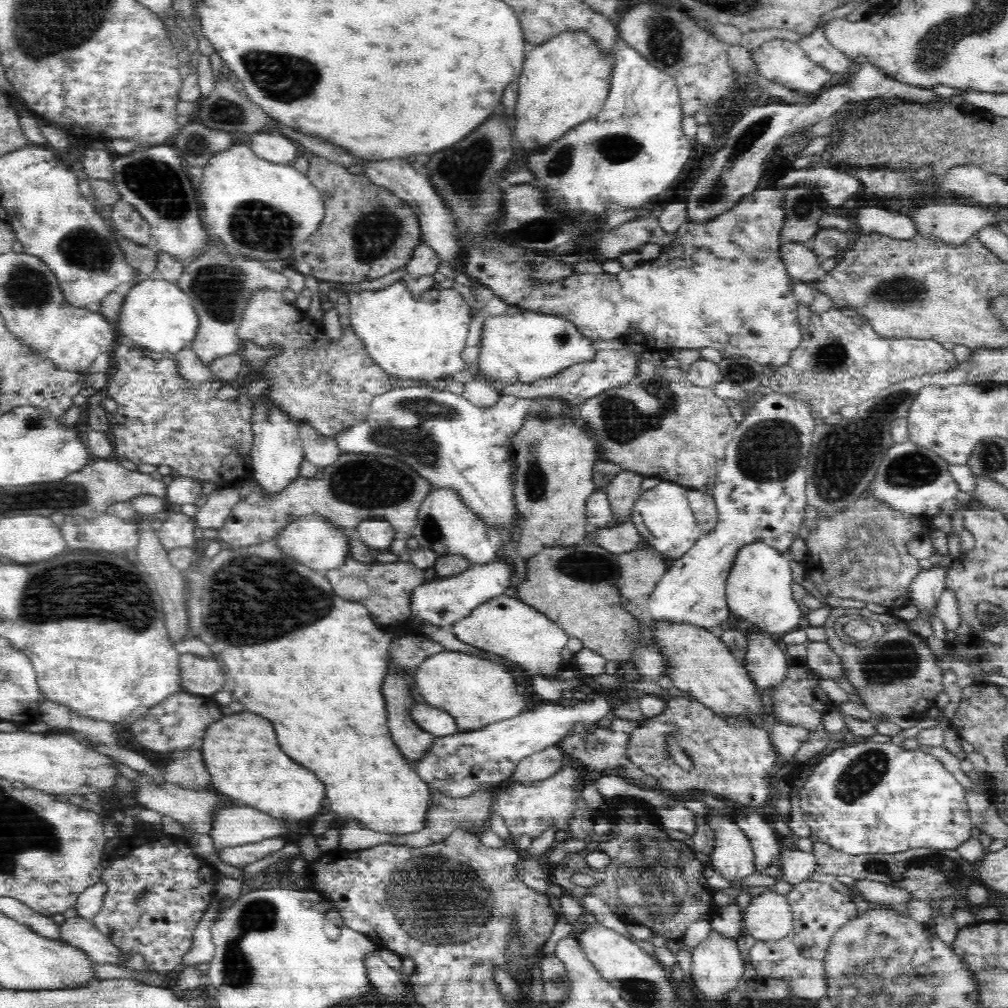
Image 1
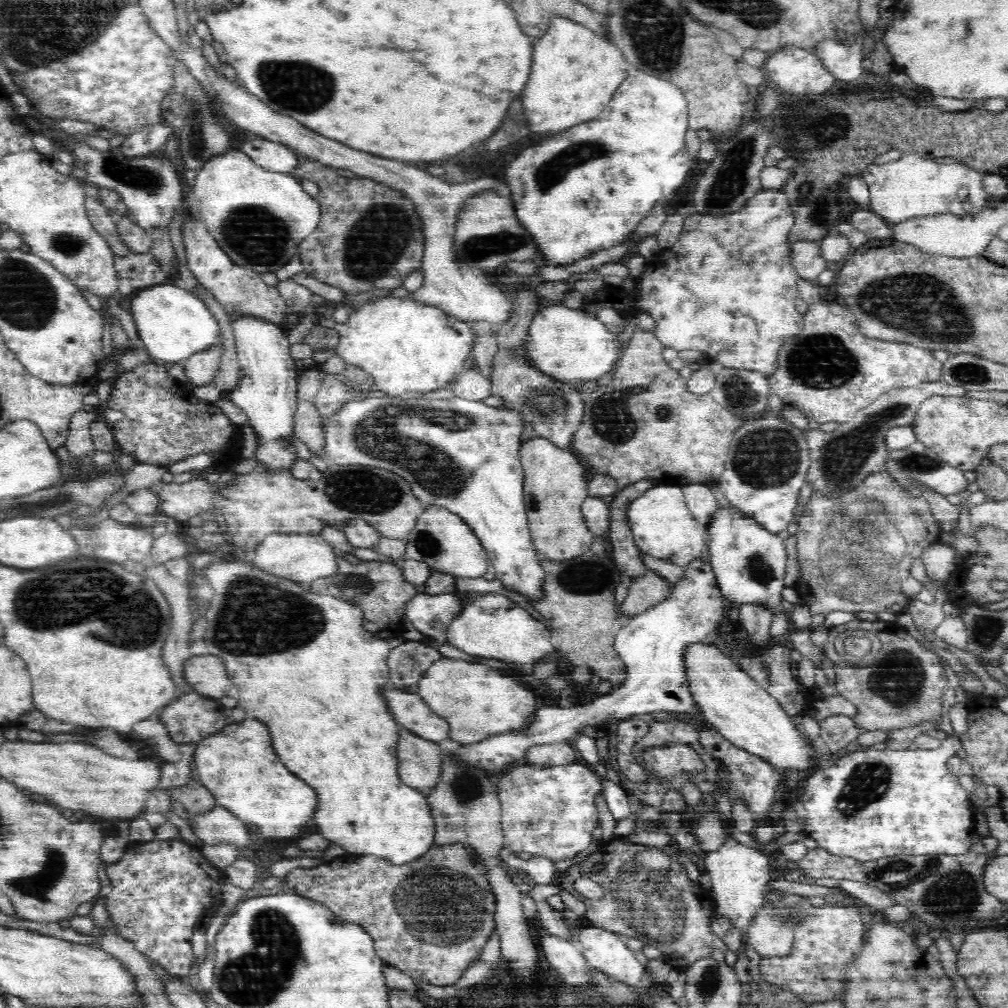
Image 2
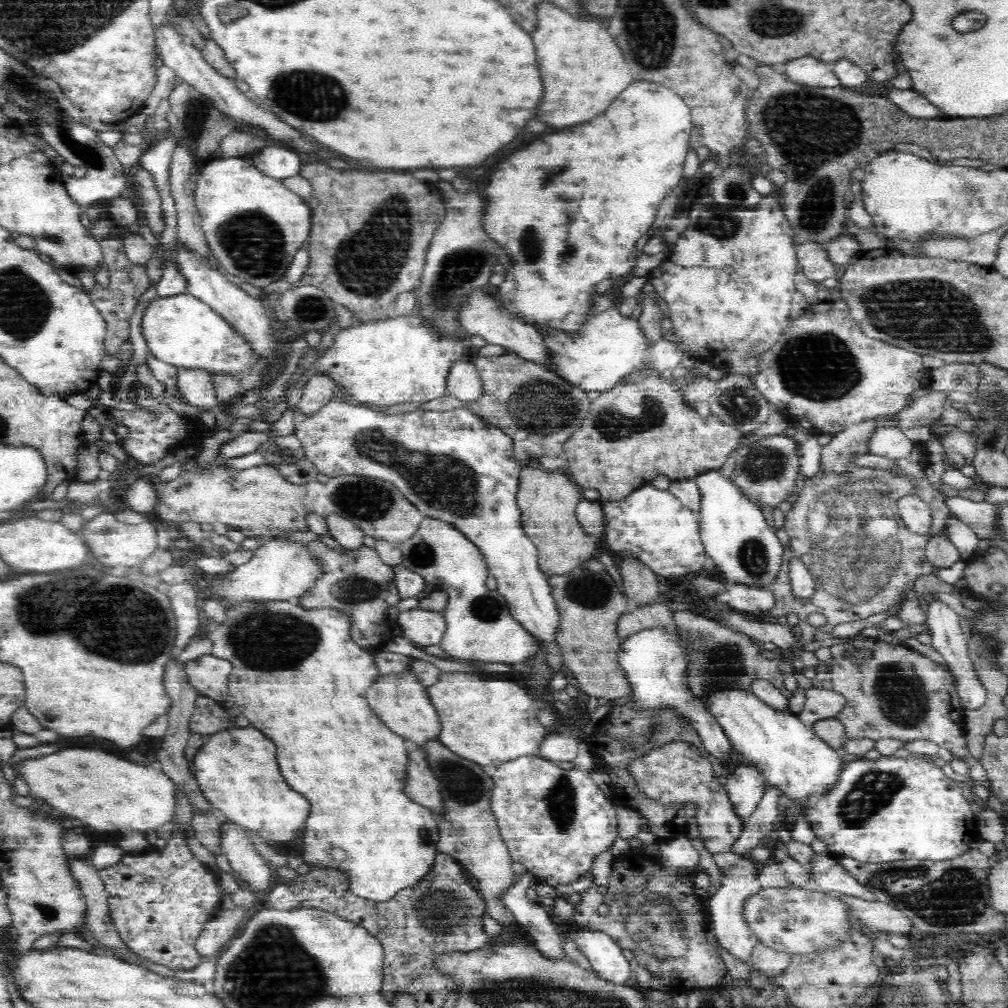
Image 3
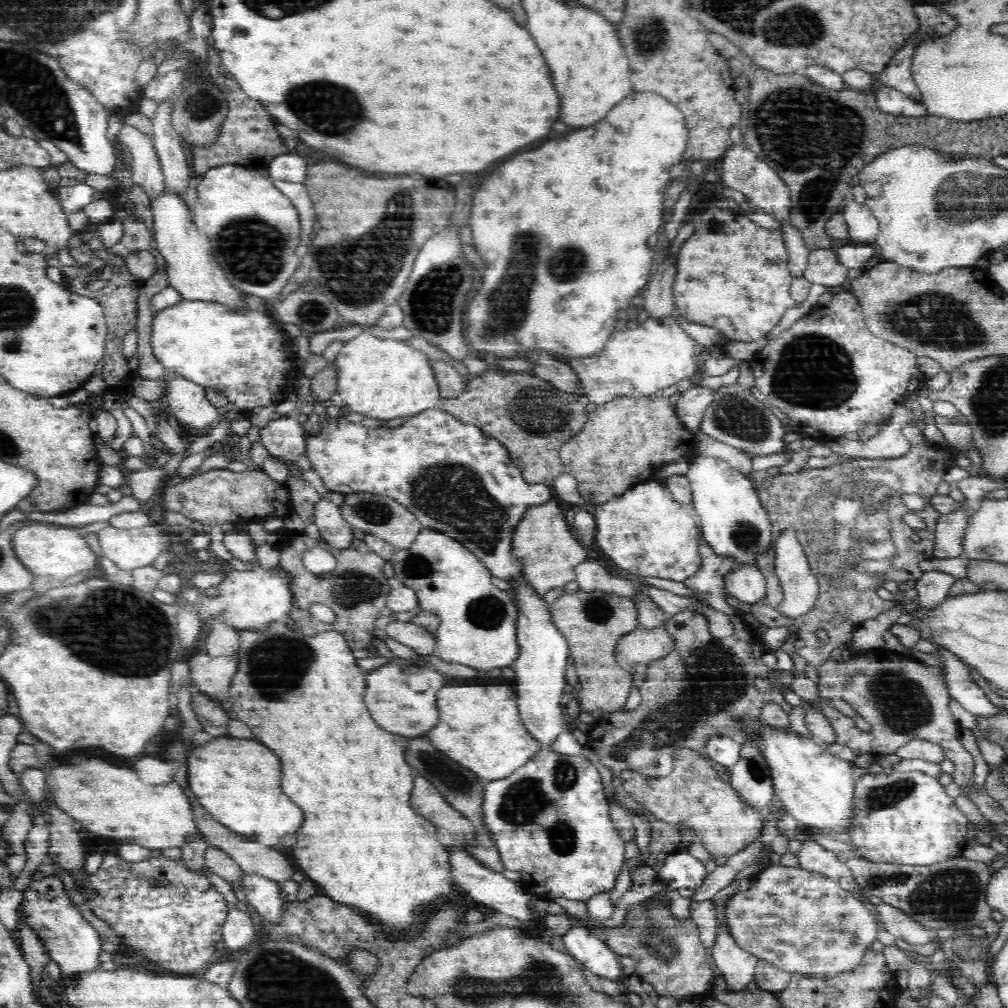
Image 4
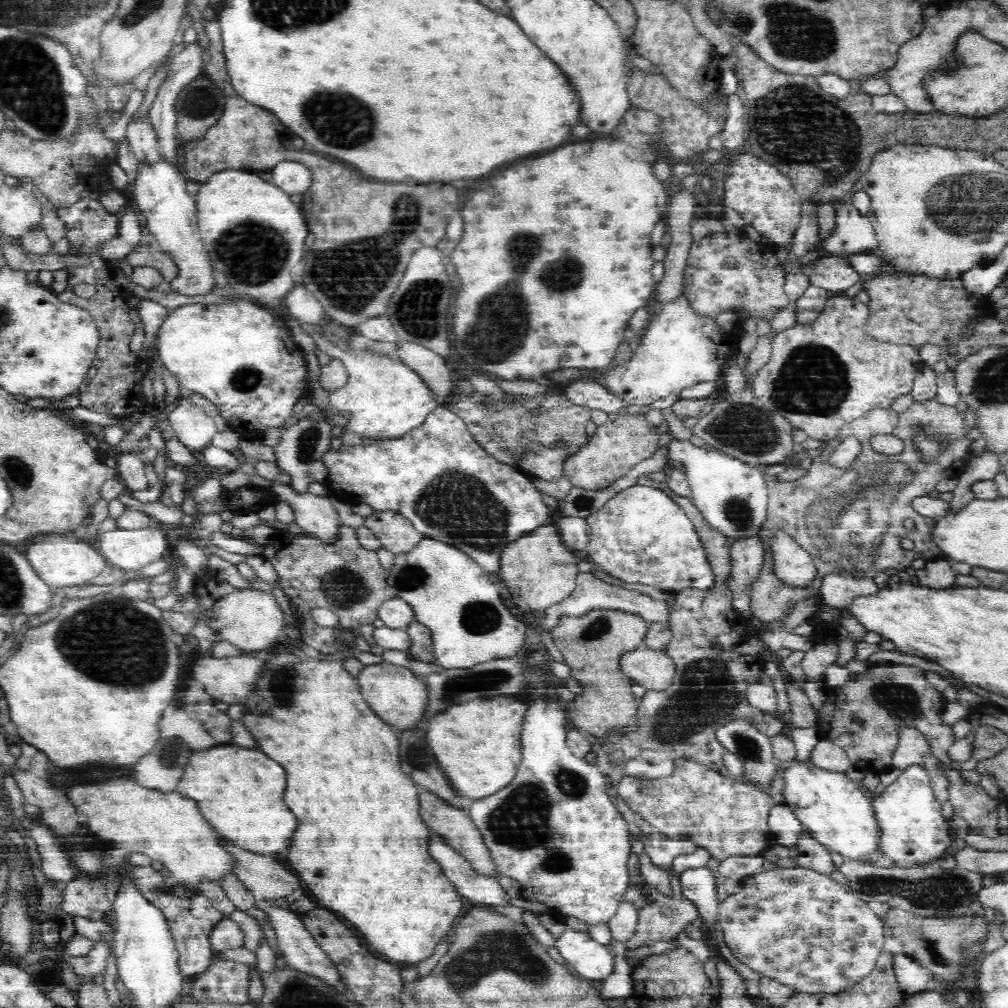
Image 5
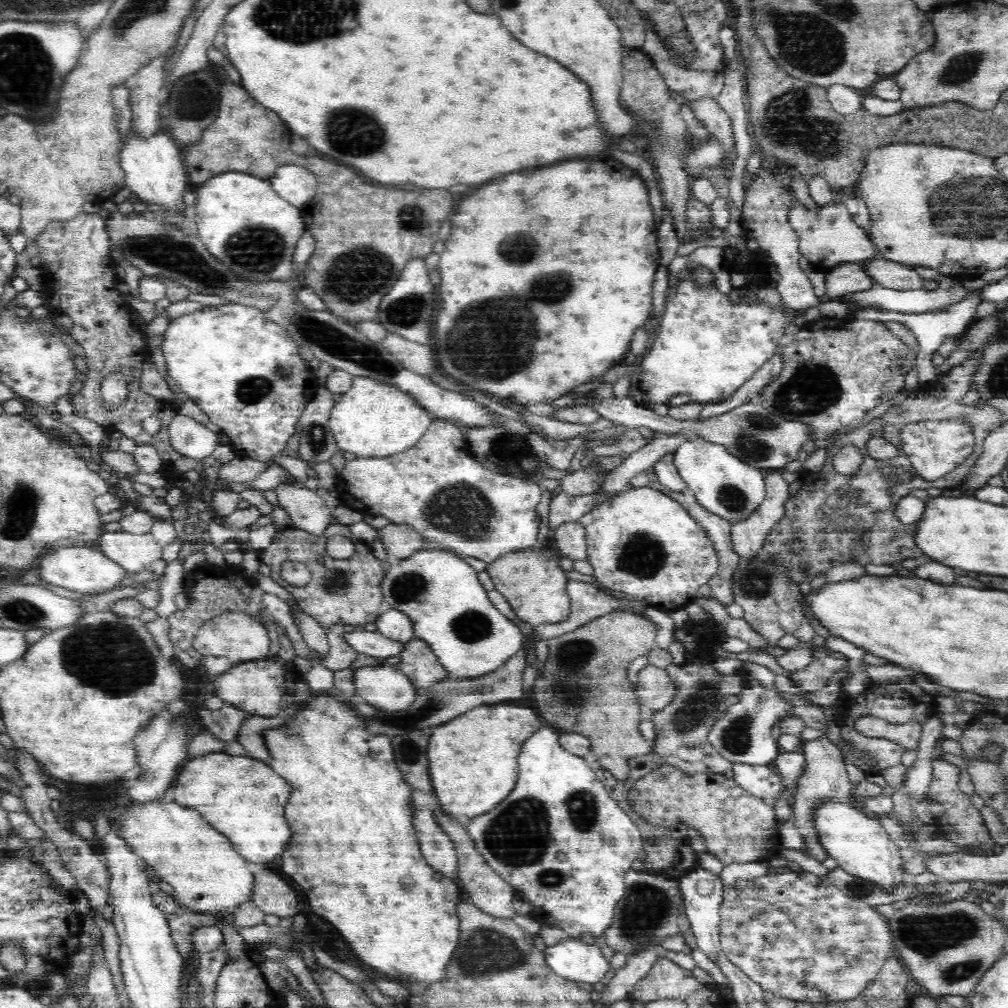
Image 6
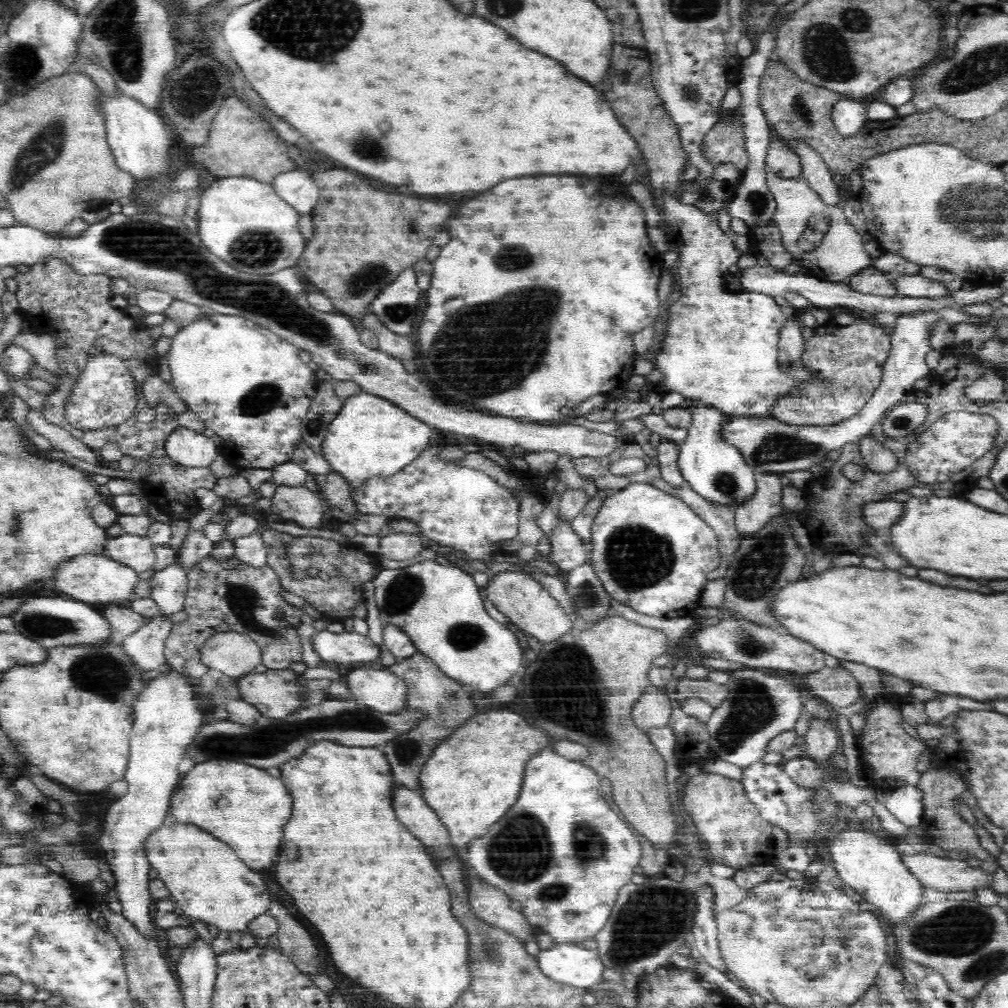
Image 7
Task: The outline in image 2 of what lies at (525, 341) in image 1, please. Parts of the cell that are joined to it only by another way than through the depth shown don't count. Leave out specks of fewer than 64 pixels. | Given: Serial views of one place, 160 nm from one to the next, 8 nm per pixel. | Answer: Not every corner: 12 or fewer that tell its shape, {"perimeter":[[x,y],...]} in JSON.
{"perimeter":[[564,305],[509,352],[564,383],[600,379],[616,336]]}

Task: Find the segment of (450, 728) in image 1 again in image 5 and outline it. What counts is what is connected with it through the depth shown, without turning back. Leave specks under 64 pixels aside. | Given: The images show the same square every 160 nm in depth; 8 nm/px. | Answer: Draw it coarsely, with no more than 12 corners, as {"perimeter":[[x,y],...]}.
{"perimeter":[[383,660],[357,681],[368,706],[397,732],[415,731],[426,678]]}

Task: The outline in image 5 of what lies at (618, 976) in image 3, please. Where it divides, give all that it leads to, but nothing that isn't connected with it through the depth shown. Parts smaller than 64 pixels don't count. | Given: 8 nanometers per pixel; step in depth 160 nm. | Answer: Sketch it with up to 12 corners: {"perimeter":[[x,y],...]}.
{"perimeter":[[567,926],[555,947],[596,984],[616,968],[610,947]]}

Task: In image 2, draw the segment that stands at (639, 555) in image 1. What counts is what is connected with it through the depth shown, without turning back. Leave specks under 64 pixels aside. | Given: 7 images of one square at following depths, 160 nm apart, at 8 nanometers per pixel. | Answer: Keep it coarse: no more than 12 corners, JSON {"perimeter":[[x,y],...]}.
{"perimeter":[[644,566],[621,612],[631,618],[668,597],[671,583]]}

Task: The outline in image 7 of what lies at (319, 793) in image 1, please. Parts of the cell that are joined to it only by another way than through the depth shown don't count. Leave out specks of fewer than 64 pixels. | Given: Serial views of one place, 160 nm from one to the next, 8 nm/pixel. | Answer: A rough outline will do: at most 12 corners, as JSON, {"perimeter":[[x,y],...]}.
{"perimeter":[[206,759],[169,817],[232,844],[253,870],[280,856],[292,794],[254,764]]}

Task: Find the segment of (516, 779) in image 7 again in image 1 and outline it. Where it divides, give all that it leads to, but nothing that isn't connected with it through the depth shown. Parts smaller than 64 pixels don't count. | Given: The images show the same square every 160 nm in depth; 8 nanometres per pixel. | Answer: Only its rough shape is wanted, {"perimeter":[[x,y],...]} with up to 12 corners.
{"perimeter":[[450,649],[415,690],[472,730],[526,710],[504,666]]}

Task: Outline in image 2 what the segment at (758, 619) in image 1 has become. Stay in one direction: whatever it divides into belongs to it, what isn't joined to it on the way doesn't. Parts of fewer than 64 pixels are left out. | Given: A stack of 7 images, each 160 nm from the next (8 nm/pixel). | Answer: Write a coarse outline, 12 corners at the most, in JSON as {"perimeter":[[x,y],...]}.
{"perimeter":[[720,509],[711,565],[724,599],[770,611],[792,632],[781,606],[784,541]]}

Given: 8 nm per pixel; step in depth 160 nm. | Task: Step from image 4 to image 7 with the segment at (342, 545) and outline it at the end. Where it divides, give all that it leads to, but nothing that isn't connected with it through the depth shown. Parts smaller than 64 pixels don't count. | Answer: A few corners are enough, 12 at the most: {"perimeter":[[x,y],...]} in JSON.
{"perimeter":[[277,486],[270,512],[304,528],[324,520],[324,499]]}

